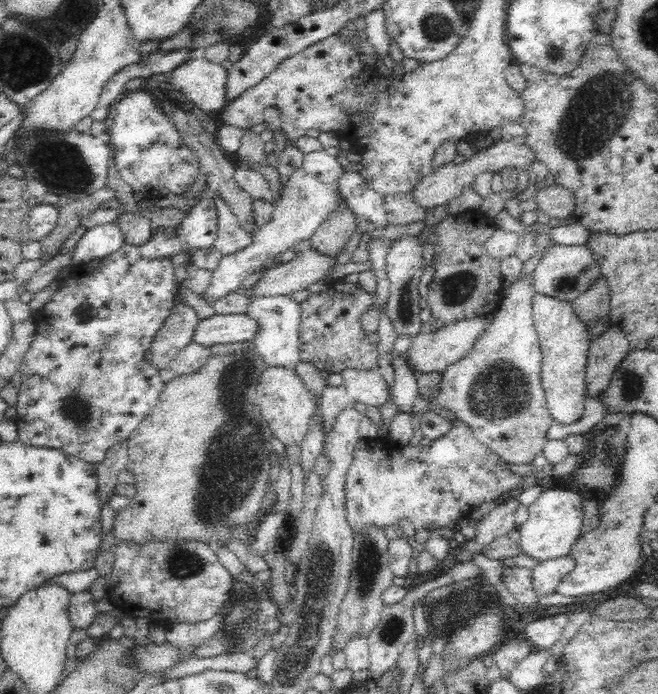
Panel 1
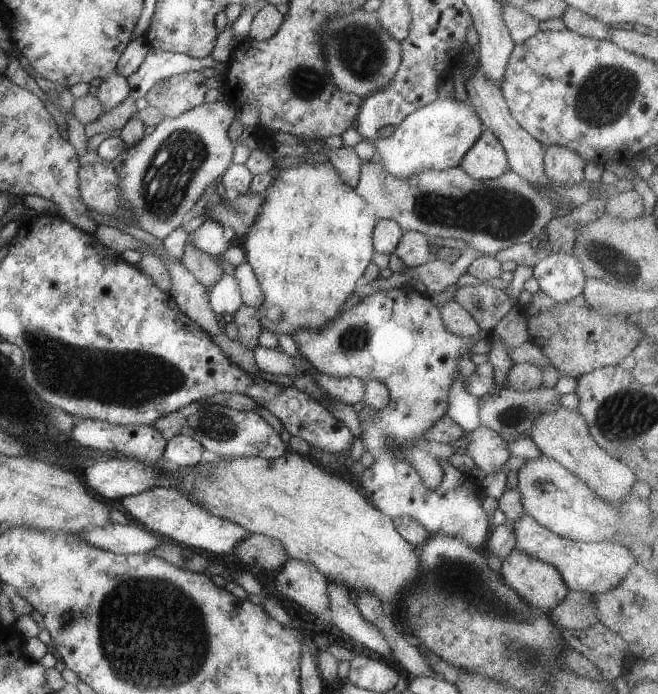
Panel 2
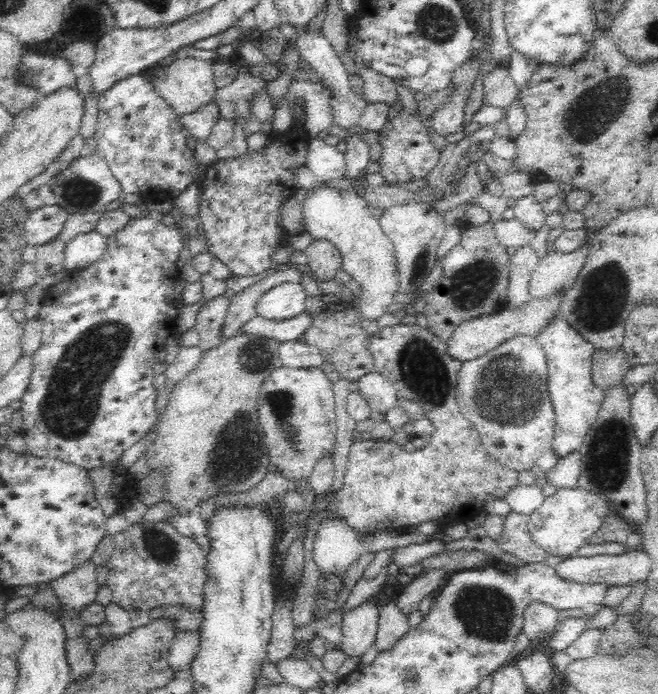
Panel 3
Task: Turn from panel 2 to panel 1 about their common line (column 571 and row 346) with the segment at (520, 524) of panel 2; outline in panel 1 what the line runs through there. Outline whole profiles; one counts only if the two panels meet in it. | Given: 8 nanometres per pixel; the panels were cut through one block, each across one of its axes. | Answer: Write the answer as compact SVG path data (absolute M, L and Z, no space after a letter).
M534 293L532 299L533 325L539 338L543 356L541 362L541 383L547 398L547 407L553 422L572 424L582 418L586 400L585 372L592 342L584 322L576 315L572 301Z

